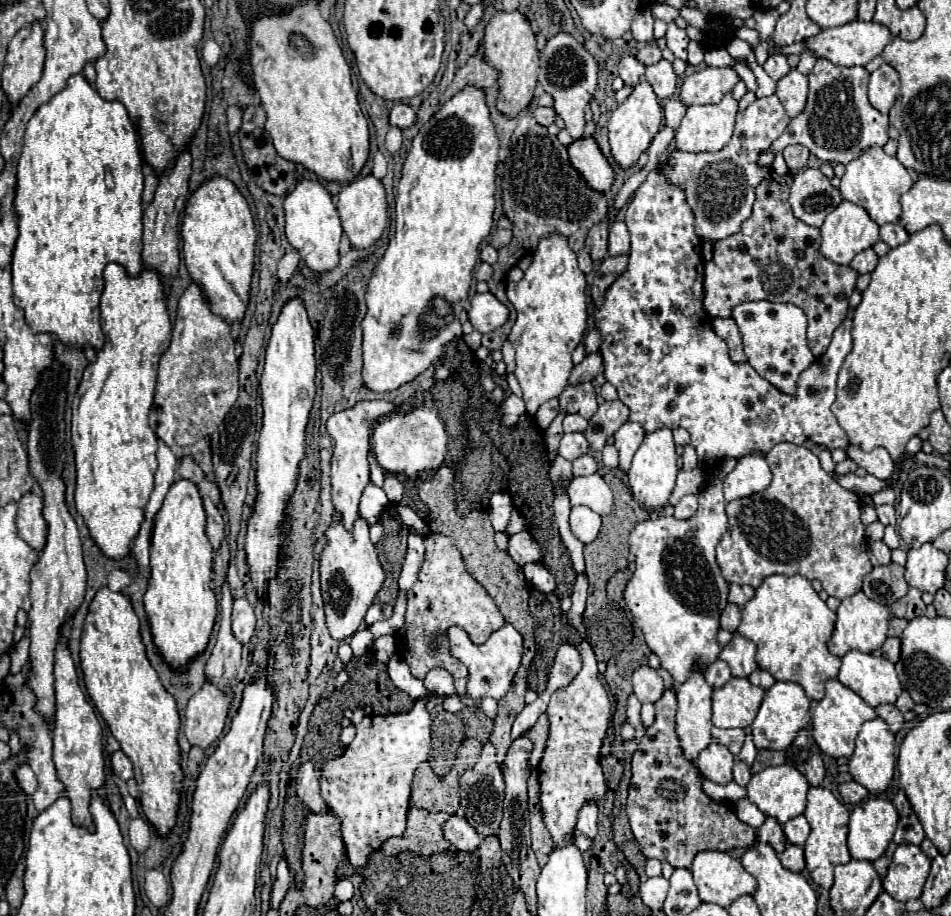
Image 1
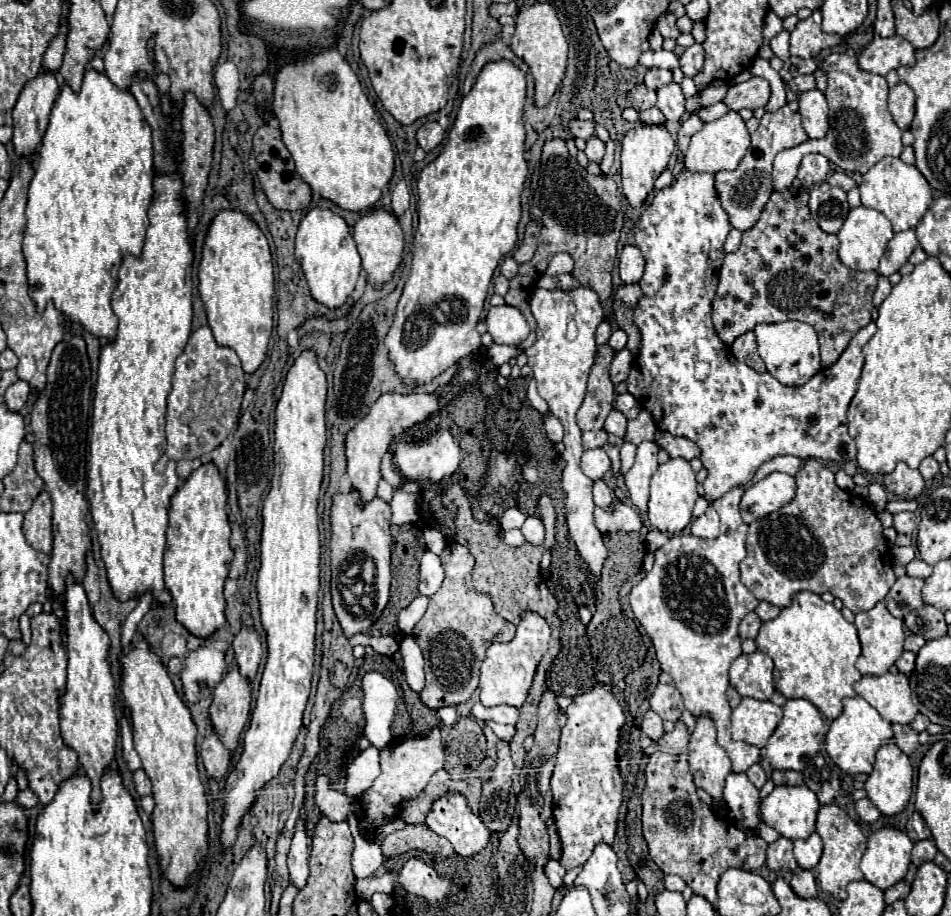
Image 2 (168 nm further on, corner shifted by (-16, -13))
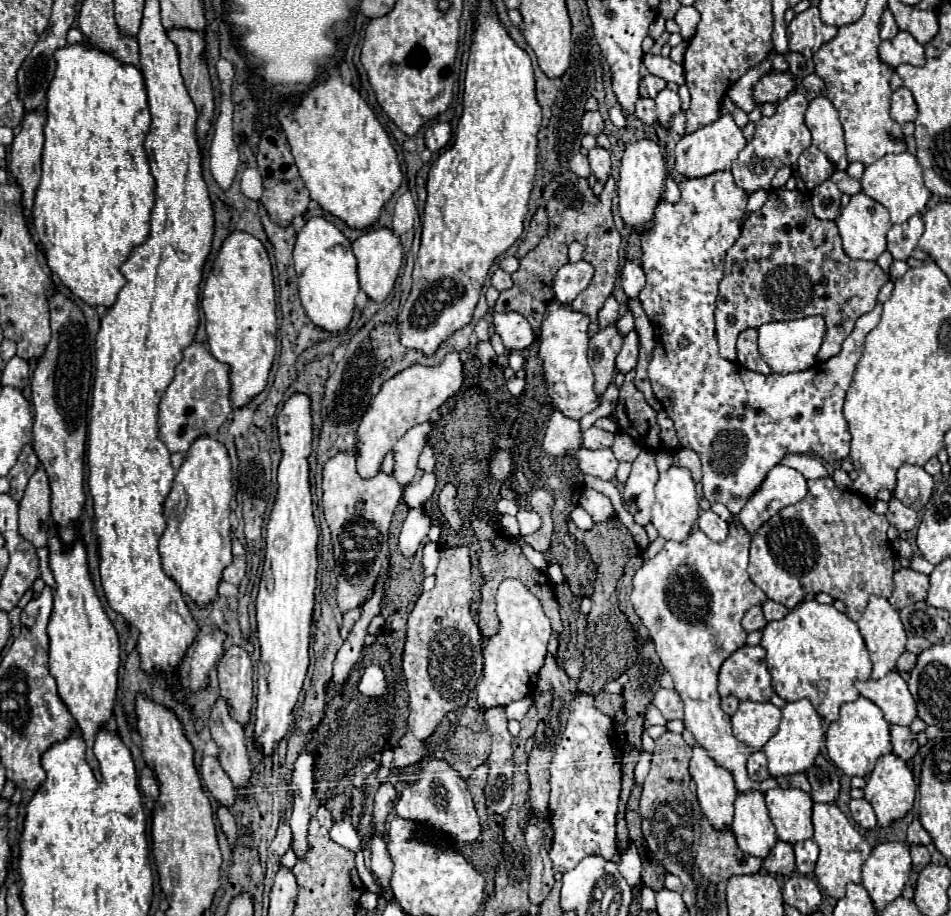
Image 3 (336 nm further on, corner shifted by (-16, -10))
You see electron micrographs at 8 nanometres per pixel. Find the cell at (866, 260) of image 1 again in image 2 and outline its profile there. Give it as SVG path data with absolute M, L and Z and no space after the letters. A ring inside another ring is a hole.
M914 230L896 232L894 238L888 242L886 254L880 260L878 274L890 276L890 274L898 272L898 268L910 258L910 254L914 252L916 246L918 246L918 240L916 240L916 232Z

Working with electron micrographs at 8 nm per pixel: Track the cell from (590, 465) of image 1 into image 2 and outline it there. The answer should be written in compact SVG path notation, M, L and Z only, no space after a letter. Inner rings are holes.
M600 480L600 482L594 482L594 504L602 510L612 510L614 506L614 492Z

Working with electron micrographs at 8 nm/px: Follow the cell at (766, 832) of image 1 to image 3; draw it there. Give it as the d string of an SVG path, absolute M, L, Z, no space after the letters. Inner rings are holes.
M778 841L772 851L766 855L764 859L764 869L768 873L780 873L780 875L790 875L794 873L796 869L796 863L794 863L794 851L792 851L792 845L790 843L784 843L784 841Z

